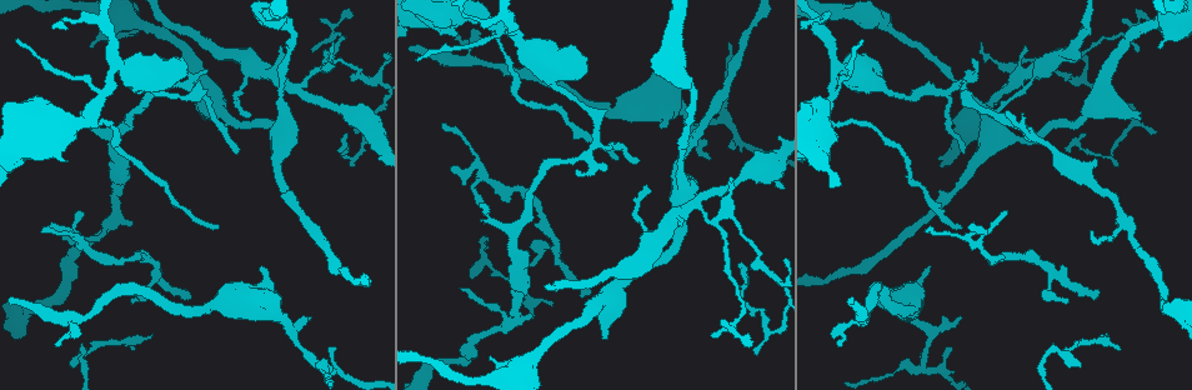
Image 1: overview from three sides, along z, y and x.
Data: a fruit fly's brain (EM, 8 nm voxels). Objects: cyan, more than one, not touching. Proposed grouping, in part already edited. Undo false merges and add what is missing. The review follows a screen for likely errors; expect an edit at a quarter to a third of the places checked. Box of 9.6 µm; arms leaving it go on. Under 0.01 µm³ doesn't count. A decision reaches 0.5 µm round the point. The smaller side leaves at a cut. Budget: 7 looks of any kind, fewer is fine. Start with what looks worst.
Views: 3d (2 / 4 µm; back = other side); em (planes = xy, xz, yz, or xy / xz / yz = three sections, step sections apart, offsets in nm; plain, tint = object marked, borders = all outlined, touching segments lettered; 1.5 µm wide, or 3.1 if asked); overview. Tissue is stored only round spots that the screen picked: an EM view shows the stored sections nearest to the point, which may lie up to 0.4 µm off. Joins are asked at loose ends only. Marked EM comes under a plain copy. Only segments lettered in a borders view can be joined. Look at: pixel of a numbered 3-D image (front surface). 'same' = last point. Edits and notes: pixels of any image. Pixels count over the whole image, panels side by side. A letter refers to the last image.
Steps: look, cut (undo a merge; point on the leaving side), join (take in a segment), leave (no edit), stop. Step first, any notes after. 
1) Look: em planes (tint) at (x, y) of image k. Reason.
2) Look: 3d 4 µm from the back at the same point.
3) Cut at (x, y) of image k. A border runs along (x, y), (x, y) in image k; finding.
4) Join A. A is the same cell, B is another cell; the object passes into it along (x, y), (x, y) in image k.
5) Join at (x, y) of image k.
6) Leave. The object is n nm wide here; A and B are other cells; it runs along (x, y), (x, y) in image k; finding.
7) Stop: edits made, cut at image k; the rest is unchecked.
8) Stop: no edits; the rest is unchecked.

Look: em xz step 8 (borders) at (590, 289) of image 1. An open end.

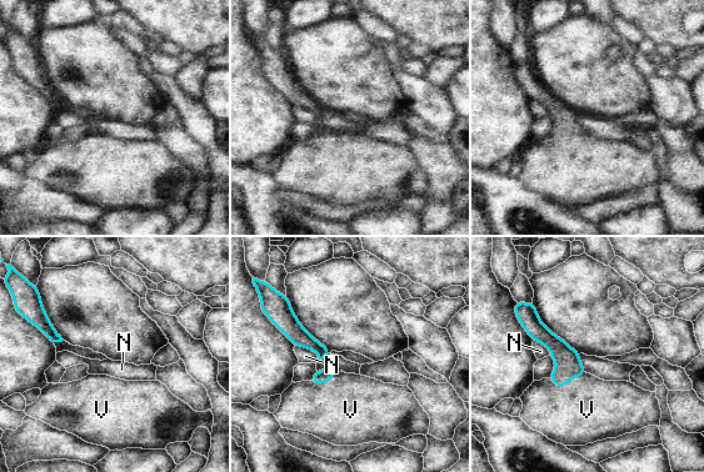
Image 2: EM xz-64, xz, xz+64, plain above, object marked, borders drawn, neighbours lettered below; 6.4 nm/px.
Look: em planes (borders) at the same point.

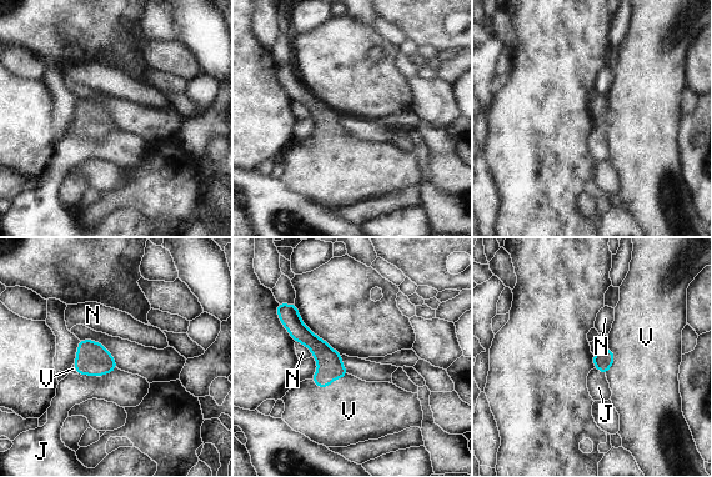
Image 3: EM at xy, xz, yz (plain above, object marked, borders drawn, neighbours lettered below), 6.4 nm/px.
Join V. V is the same cell, J and N are other cells; it goes on there.

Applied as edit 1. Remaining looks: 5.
Look: 3d 2 µm at (709, 160) of image 1. An open end.

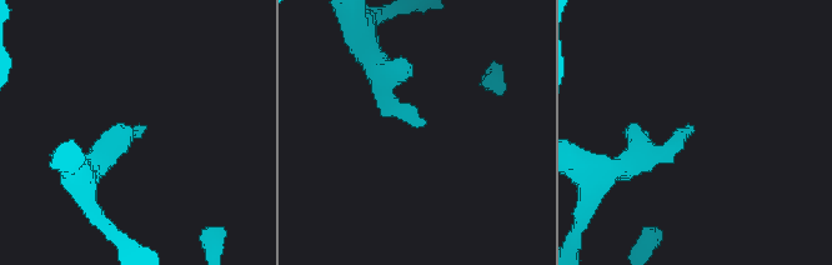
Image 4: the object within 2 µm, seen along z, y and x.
Look: em planes (borders) at (689, 125) of image 4. Shape alone is not enough.

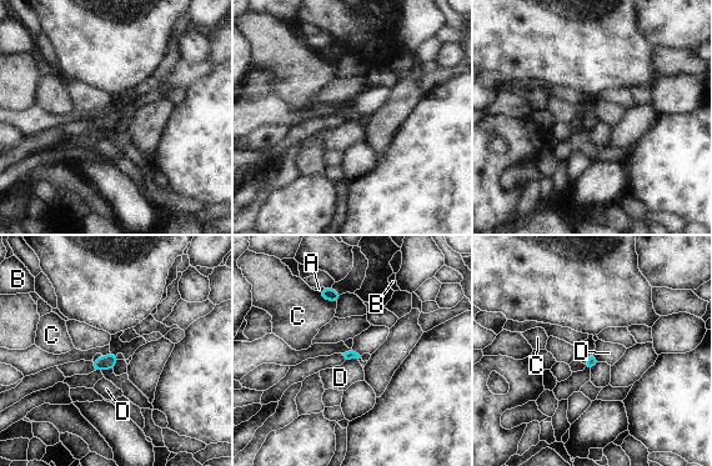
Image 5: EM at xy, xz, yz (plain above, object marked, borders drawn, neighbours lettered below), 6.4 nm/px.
Leave. The longest contact is with C, 150 nm; A, B, C and D are other cells; a border runs along (357, 357), (346, 360) in image 5; none of them fits.

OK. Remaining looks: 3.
Look: em planes (borders) at (314, 70) of image 1.

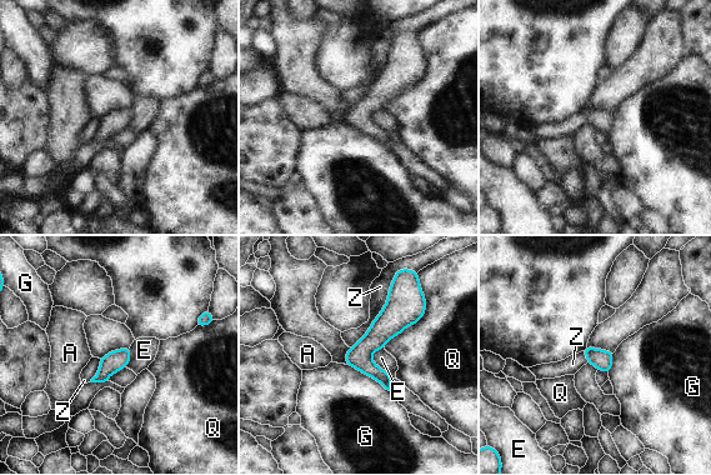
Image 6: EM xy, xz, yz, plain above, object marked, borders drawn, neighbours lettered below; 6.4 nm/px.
Leave. A, E, G, Q and Z are other cells; one neuron here.

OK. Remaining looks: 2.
Stop: edits made, join at image 3; the rest is unchecked.

